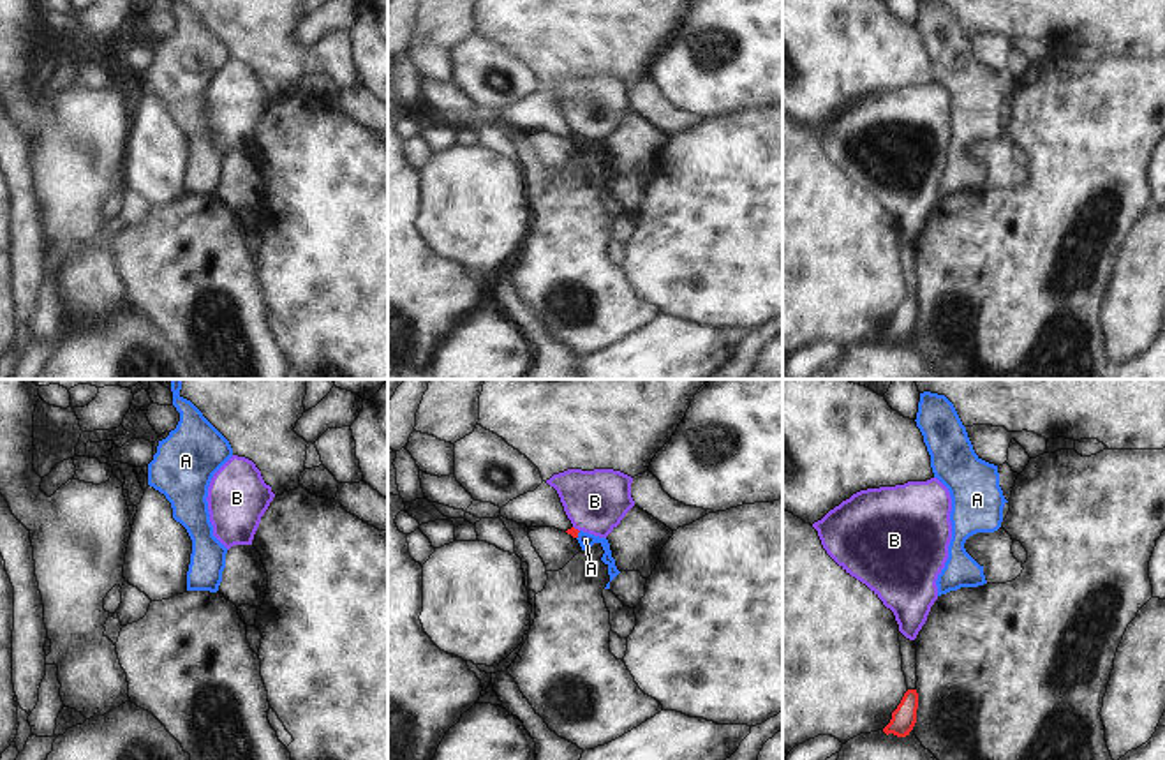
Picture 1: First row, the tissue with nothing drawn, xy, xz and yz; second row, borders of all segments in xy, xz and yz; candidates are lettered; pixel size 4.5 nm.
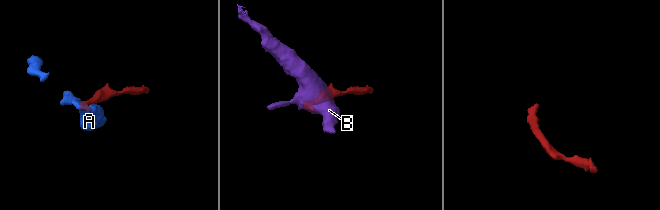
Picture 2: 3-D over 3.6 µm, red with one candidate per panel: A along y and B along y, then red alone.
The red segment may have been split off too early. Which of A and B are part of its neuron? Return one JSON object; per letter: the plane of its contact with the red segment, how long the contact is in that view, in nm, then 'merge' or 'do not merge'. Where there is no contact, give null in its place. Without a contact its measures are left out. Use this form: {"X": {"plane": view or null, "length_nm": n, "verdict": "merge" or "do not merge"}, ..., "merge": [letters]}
{"A": {"plane": "xz", "length_nm": 40, "verdict": "merge"}, "B": {"plane": "xz", "length_nm": 40, "verdict": "do not merge"}, "merge": ["A"]}

